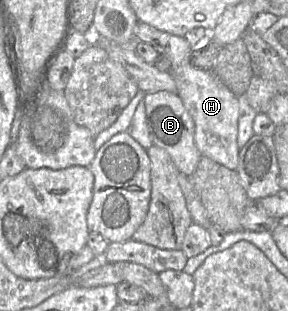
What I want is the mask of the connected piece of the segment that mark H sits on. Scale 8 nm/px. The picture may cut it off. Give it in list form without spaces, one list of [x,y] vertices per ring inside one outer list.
[[[138,21],[135,39],[152,45],[159,56],[165,56],[171,63],[170,74],[176,83],[176,93],[195,124],[195,144],[202,156],[213,159],[223,166],[236,170],[240,148],[237,144],[239,102],[212,70],[203,70],[192,65],[192,48],[184,37],[175,36]]]

